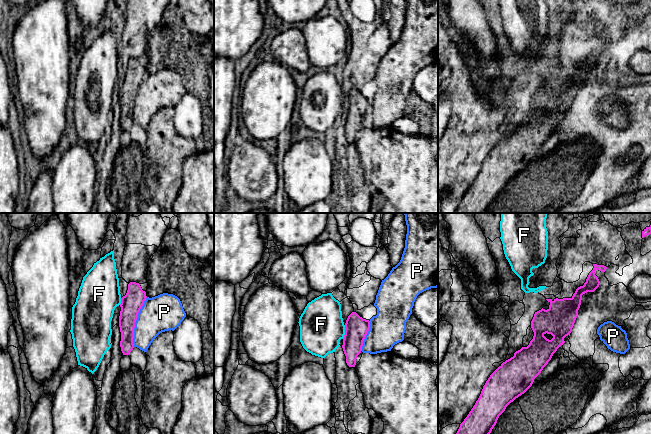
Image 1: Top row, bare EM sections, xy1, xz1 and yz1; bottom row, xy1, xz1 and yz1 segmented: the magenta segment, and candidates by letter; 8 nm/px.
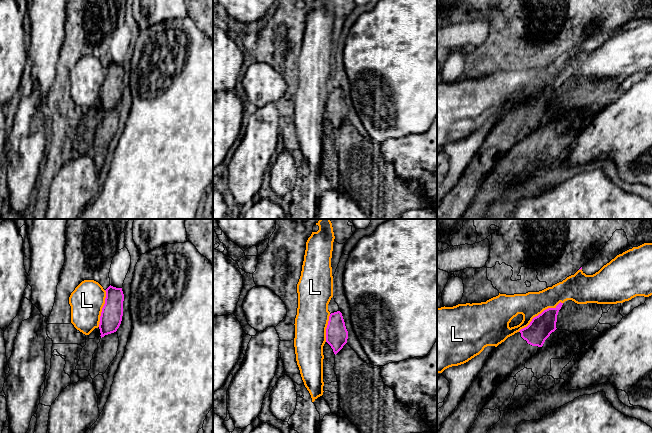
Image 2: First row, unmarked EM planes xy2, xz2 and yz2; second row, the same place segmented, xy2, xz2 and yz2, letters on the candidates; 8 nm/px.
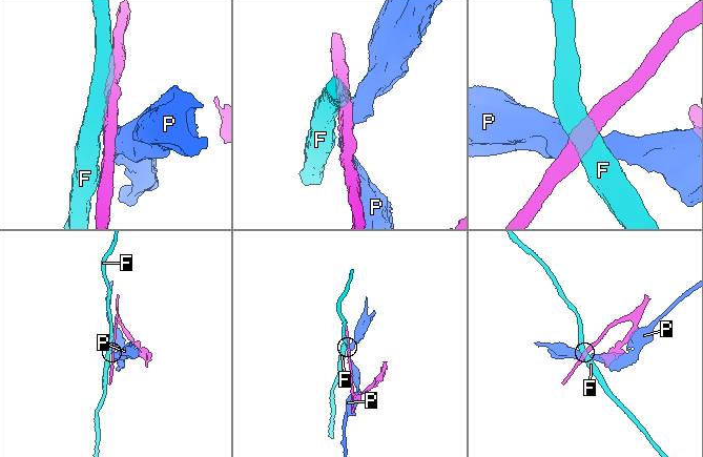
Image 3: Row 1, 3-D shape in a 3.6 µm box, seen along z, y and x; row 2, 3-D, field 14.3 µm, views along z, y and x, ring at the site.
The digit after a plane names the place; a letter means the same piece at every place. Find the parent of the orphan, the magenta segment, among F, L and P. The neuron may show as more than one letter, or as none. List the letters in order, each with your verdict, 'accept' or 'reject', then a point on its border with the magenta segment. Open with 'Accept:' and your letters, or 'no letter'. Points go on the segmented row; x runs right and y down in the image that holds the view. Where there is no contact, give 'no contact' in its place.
Accept: no letter
F: reject; meets magenta in xz1 at (345, 332)
L: reject; meets magenta in yz2 at (539, 314)
P: reject; meets magenta in xy1 at (135, 321)

